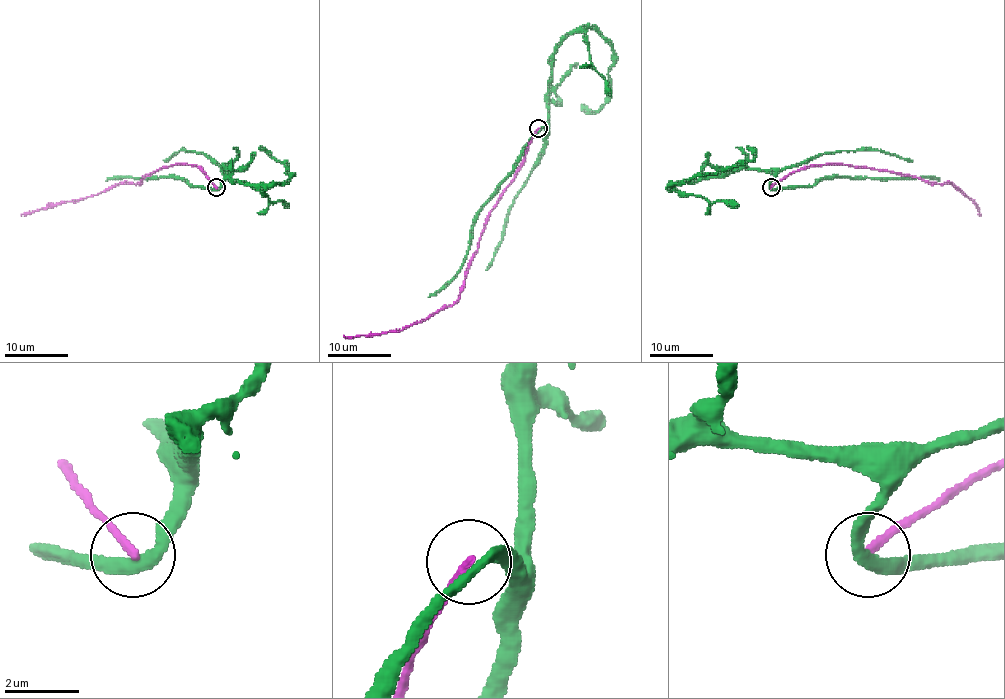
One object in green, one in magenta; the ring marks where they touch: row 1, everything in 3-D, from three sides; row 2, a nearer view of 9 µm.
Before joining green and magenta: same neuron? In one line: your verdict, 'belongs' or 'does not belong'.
does not belong

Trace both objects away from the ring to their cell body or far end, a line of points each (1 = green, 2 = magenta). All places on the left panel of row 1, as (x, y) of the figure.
1: (217, 187), (226, 168), (231, 179), (247, 184), (282, 184), (290, 176), (285, 173), (285, 166), (258, 147)
2: (215, 187), (195, 165), (168, 166), (148, 174), (137, 184), (118, 184), (78, 201), (48, 204), (21, 214)

